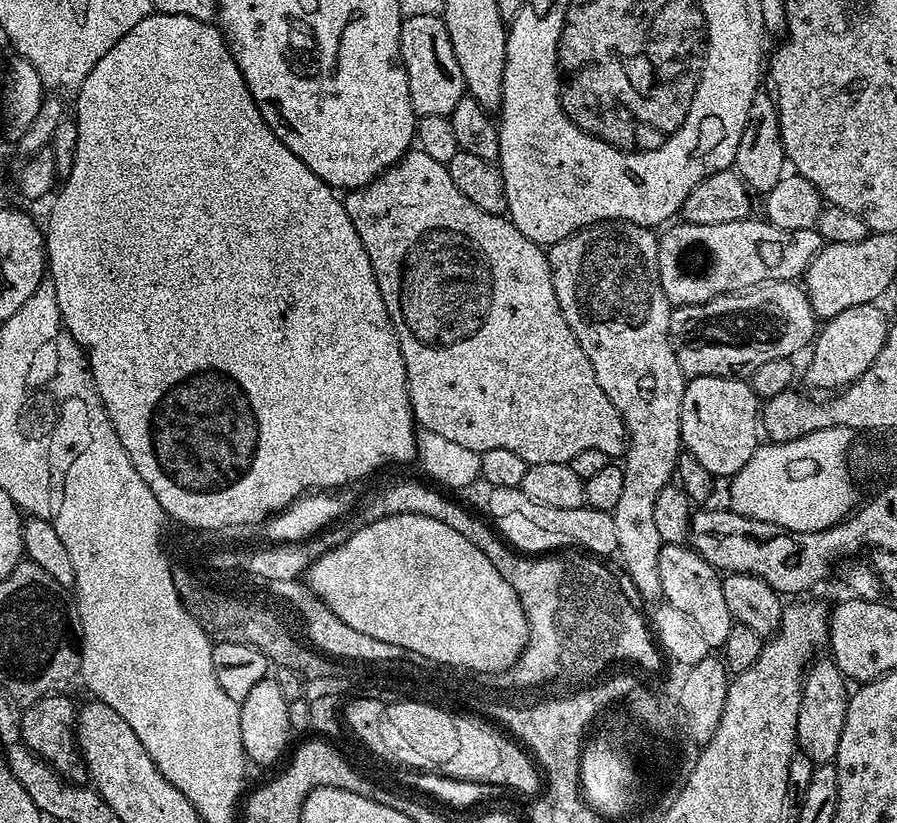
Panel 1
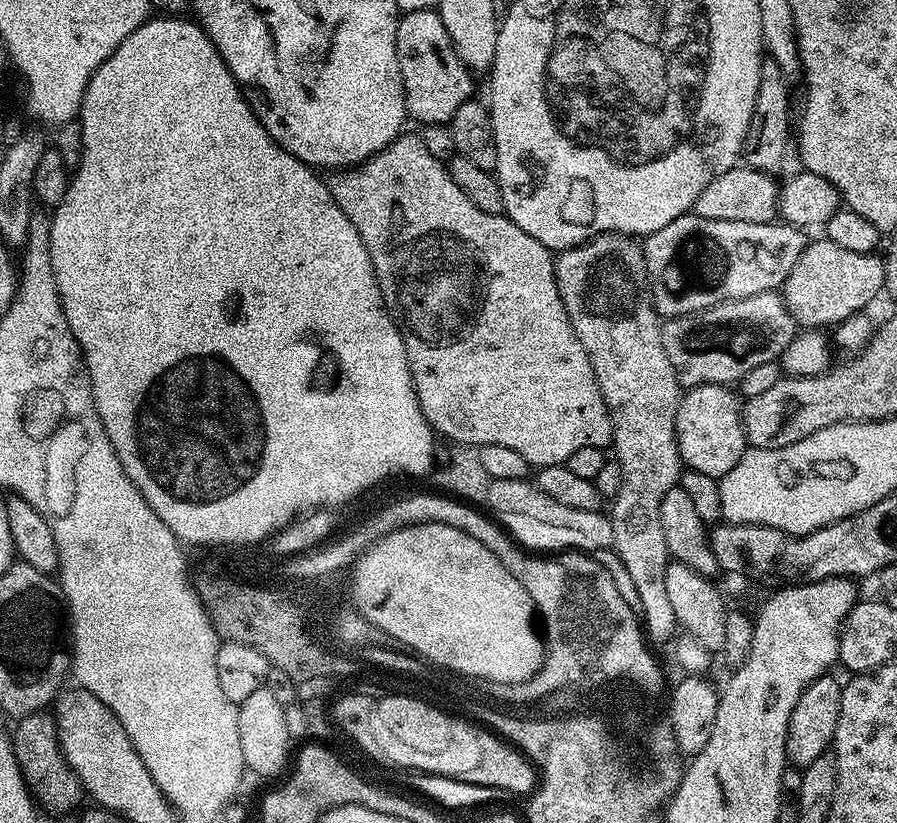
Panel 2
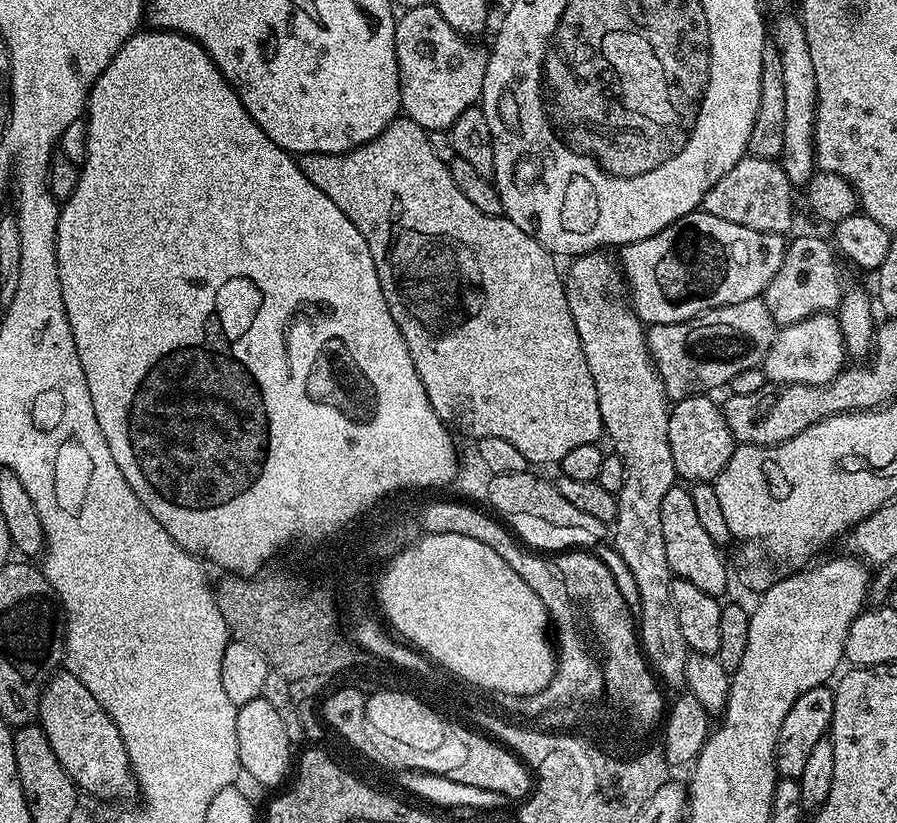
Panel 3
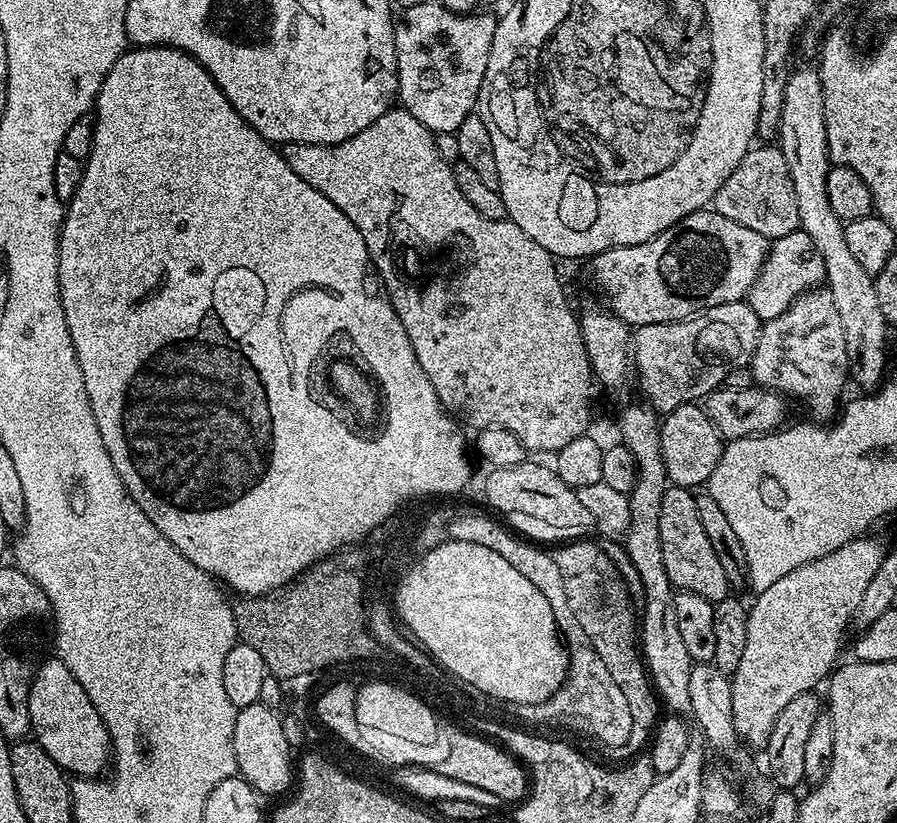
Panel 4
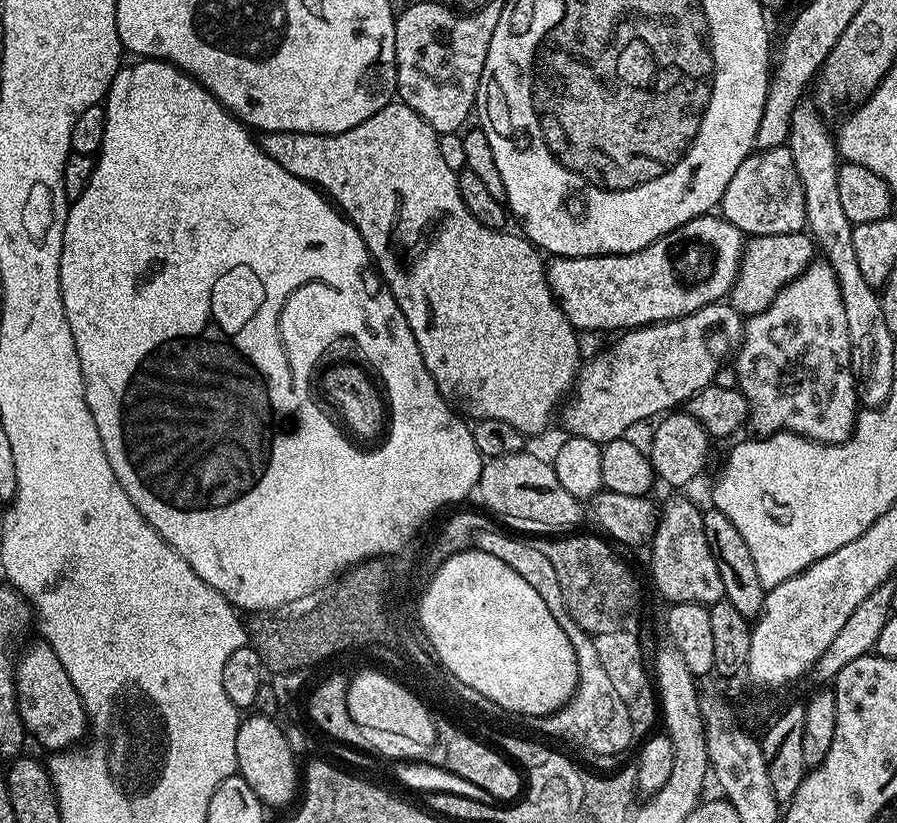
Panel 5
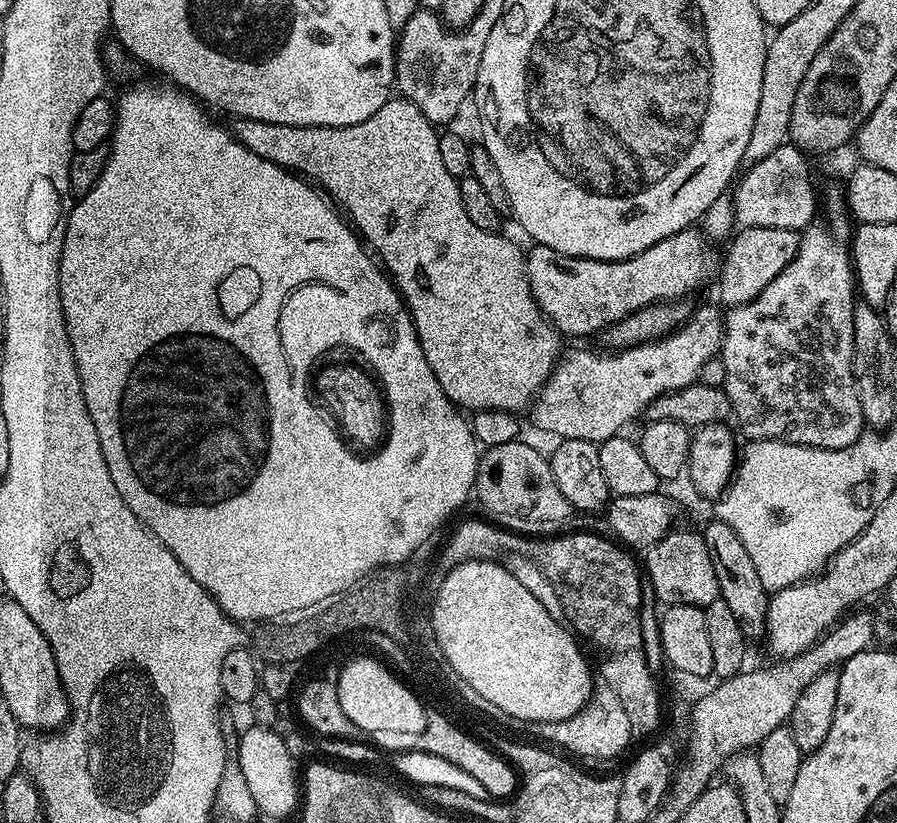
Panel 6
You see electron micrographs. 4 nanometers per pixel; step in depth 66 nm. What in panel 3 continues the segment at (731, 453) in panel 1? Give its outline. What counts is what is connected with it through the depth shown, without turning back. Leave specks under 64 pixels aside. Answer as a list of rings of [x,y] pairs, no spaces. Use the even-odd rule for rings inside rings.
[[[711,395],[691,396],[675,401],[671,405],[668,421],[670,422],[670,454],[674,457],[674,470],[684,482],[712,482],[718,473],[730,462],[730,454],[736,449],[737,442],[726,426],[723,407],[712,401]]]

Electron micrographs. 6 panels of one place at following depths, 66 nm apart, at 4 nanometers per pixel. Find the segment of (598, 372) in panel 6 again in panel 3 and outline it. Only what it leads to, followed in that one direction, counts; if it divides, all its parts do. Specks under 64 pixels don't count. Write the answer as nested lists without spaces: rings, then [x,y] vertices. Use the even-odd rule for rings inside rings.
[[[763,299],[747,300],[737,304],[727,304],[721,308],[712,308],[701,316],[690,318],[677,324],[653,324],[647,329],[648,349],[656,369],[664,383],[664,392],[669,401],[675,402],[691,396],[715,393],[715,388],[731,385],[734,374],[742,370],[759,368],[774,342],[778,331],[775,318],[766,310]]]

